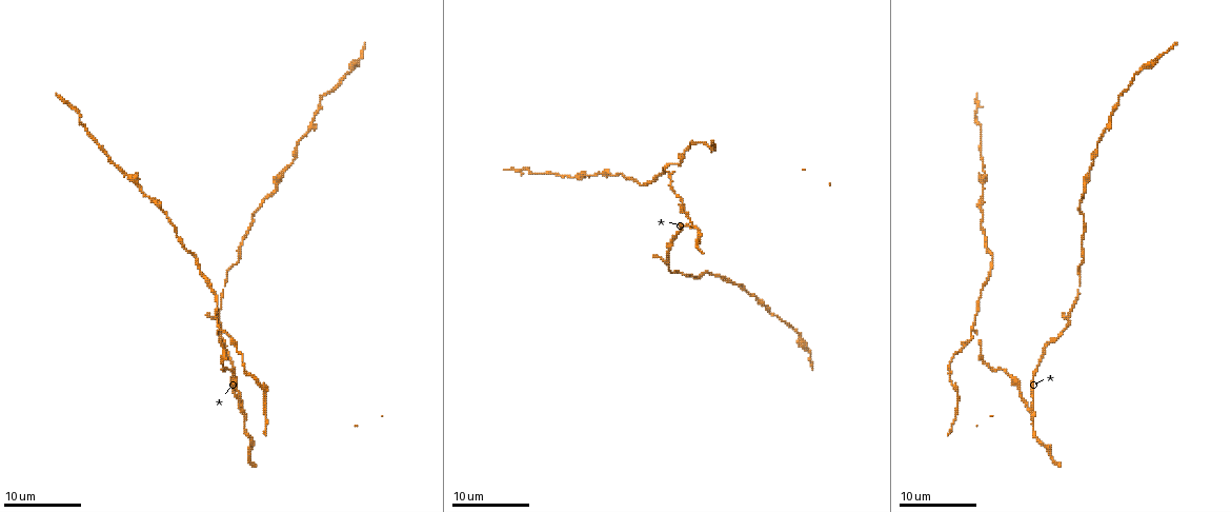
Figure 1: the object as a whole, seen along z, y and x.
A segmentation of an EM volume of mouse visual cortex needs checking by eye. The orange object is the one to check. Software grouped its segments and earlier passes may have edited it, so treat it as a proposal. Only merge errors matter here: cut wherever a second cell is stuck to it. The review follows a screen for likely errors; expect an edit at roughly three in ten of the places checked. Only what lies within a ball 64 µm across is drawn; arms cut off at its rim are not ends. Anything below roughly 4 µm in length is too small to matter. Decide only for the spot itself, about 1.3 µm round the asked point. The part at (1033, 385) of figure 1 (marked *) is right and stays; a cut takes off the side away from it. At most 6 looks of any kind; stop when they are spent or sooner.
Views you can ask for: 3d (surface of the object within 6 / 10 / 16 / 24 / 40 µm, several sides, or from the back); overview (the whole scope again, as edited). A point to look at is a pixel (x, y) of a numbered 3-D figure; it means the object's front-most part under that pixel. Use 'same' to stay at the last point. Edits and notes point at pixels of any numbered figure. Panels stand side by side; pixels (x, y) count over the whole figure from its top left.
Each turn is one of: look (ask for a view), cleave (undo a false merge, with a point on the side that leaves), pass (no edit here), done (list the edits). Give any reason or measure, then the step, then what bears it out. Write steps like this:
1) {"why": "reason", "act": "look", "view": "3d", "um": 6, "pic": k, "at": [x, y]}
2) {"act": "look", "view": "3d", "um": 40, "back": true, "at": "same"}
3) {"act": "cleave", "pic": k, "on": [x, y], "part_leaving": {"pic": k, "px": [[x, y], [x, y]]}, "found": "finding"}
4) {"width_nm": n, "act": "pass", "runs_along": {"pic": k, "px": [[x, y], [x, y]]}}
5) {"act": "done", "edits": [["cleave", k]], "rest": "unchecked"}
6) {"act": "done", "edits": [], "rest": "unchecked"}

{"why": "calibre changes", "act": "look", "view": "3d", "um": 6, "pic": 1, "at": [174, 231]}

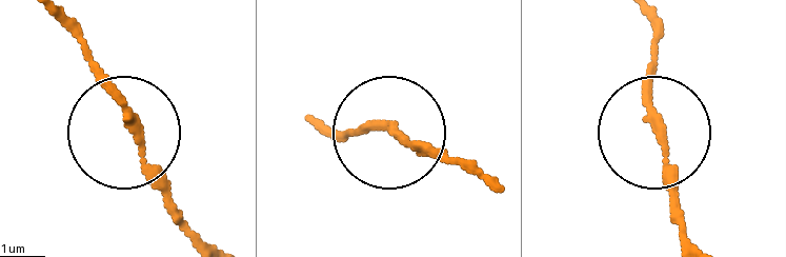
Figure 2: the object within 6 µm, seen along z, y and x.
{"act": "pass", "runs_along": {"pic": 2, "px": [[206, 248], [135, 145], [108, 78], [59, 21]]}, "found": "all the same cell"}

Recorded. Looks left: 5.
{"act": "look", "view": "3d", "um": 6, "pic": 1, "at": [972, 328]}

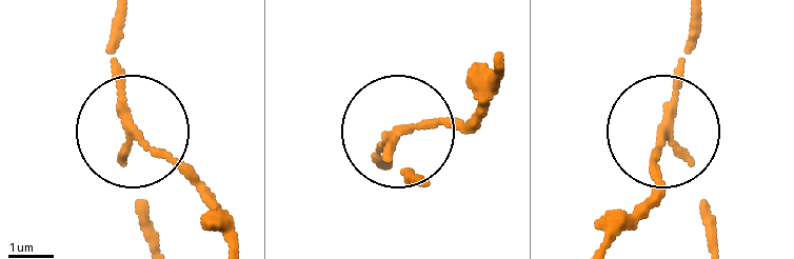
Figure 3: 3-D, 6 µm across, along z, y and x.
{"side_arm_um": 32, "act": "cleave", "pic": 3, "on": [180, 166], "found": "two cells meet here"}

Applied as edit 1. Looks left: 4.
{"act": "look", "view": "overview"}

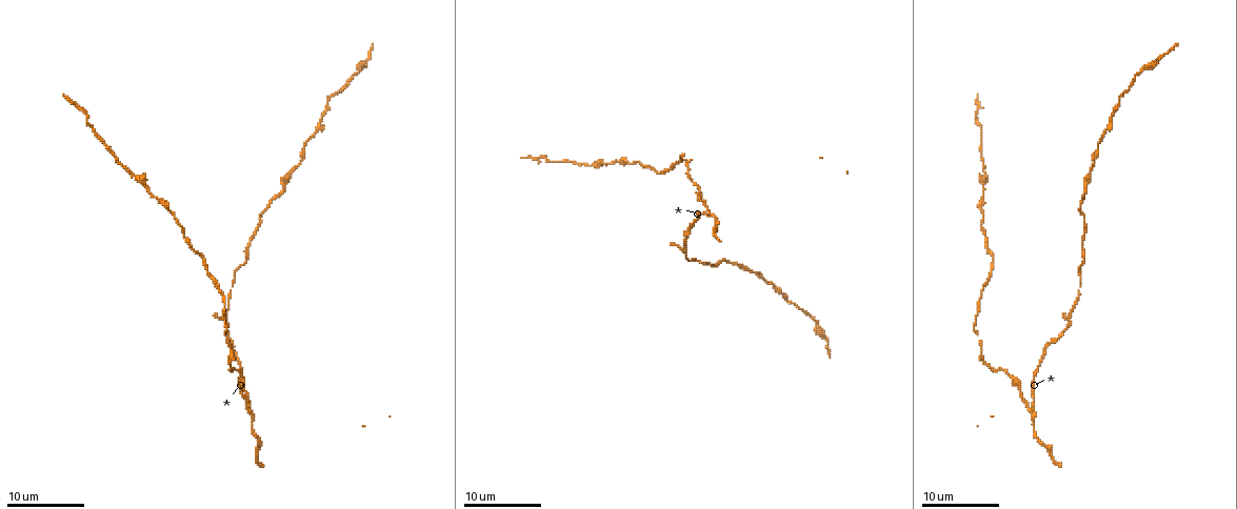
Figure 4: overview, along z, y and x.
{"why": "three arms meet", "act": "look", "view": "3d", "um": 6, "pic": 4, "at": [1030, 409]}

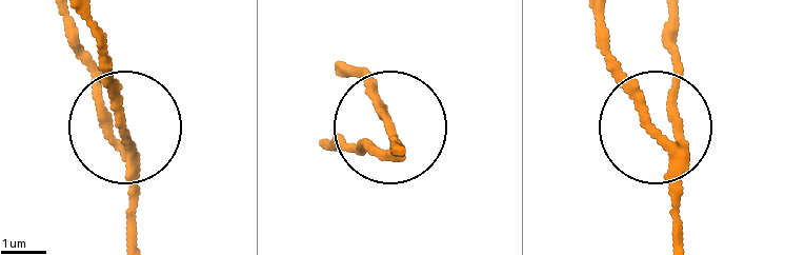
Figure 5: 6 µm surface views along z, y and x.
{"act": "look", "view": "3d", "um": 6, "back": true, "pic": 5, "at": [120, 121]}

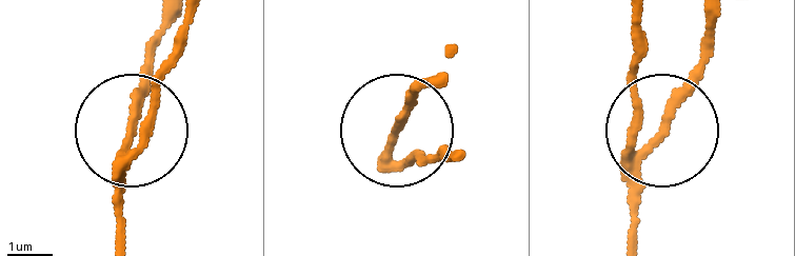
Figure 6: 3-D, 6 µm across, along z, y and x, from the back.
{"width_nm": 170, "act": "pass", "found": "continuous, no second cell"}

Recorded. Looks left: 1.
{"act": "done", "edits": [["cleave", 3]], "rest": "unchecked"}

